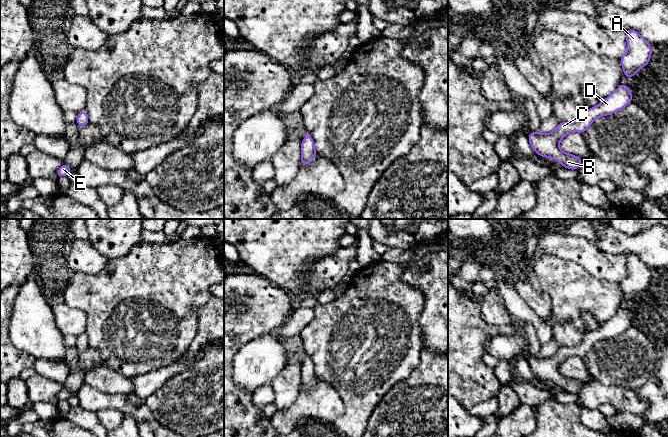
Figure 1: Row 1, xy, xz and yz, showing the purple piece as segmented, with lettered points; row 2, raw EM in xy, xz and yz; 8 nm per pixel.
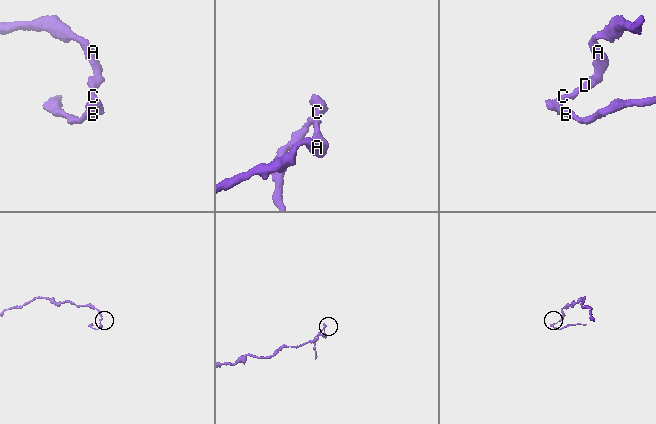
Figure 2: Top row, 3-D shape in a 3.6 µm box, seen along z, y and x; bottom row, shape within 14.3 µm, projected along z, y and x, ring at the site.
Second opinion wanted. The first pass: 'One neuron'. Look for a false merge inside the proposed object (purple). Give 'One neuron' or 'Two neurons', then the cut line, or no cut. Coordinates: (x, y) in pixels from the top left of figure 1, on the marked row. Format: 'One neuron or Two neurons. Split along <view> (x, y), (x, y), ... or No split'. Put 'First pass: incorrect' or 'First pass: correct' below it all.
One neuron. No split
First pass: correct

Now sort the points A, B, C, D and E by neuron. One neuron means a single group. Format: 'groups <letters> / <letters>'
groups A B C D E

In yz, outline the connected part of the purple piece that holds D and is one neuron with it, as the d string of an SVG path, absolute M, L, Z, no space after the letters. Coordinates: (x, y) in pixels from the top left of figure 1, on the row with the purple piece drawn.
M621 84L608 98L601 101L598 106L587 110L577 122L561 122L549 134L531 132L528 140L533 150L542 157L552 158L563 165L564 168L577 170L584 161L581 158L559 150L559 142L570 132L585 133L595 118L613 114L622 110L632 102L631 90L627 85Z

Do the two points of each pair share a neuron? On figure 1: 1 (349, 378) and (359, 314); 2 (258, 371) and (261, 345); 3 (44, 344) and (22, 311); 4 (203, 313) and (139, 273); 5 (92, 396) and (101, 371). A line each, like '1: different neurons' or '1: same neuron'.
1: same neuron
2: same neuron
3: same neuron
4: different neurons
5: different neurons

